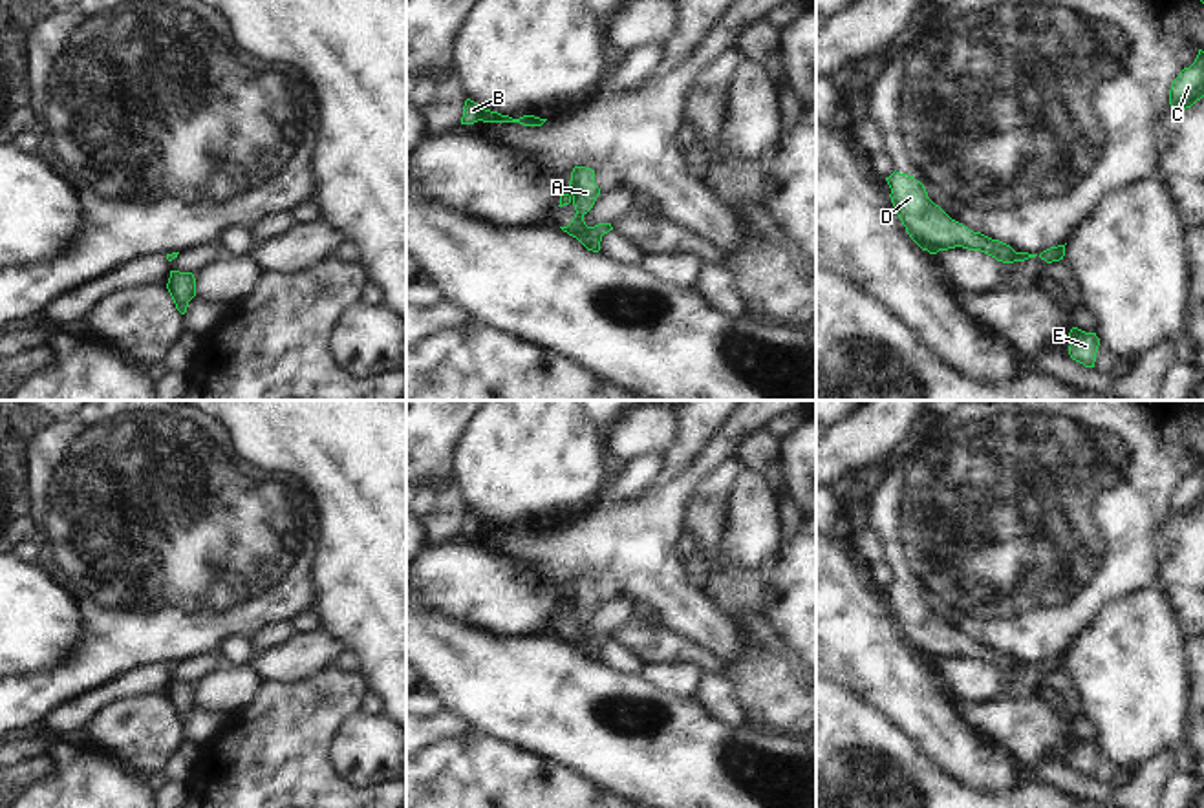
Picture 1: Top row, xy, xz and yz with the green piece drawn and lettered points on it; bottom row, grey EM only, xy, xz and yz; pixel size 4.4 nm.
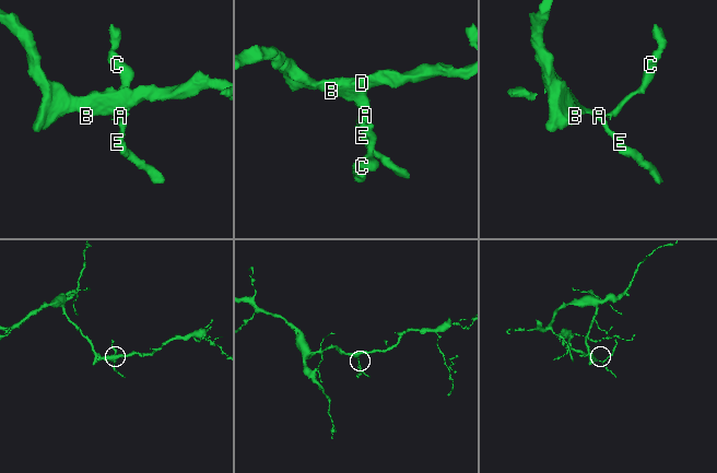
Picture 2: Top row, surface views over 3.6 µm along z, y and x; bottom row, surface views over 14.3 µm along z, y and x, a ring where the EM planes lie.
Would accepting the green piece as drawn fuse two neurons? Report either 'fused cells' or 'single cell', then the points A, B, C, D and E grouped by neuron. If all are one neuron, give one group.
fused cells | A B D E / C

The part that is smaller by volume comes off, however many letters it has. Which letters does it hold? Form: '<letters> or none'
C

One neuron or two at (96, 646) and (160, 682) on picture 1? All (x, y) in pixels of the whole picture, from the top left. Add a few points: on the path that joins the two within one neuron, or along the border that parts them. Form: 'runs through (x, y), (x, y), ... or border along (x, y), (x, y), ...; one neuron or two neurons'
border along (165, 664), (138, 666), (97, 690); two neurons

